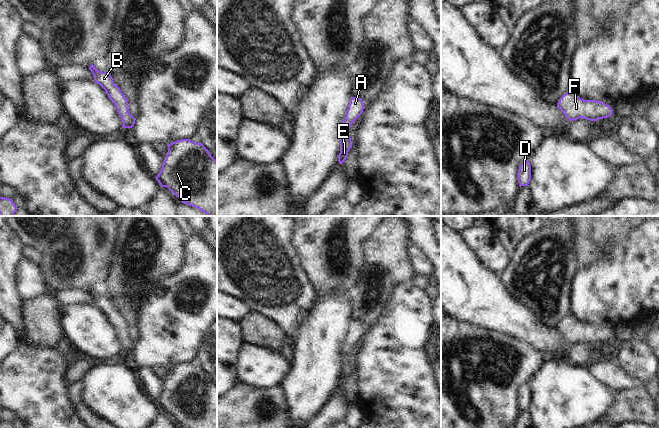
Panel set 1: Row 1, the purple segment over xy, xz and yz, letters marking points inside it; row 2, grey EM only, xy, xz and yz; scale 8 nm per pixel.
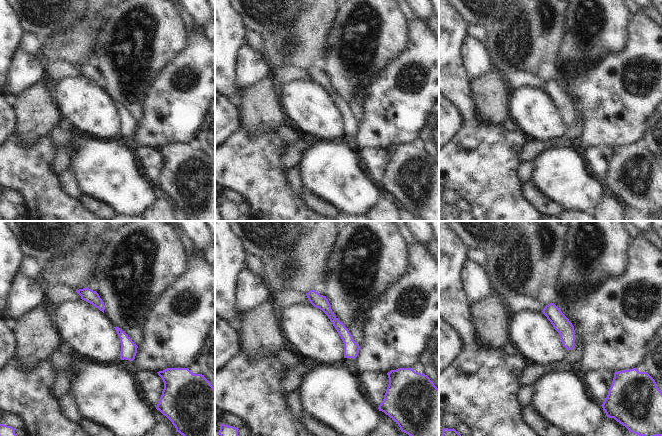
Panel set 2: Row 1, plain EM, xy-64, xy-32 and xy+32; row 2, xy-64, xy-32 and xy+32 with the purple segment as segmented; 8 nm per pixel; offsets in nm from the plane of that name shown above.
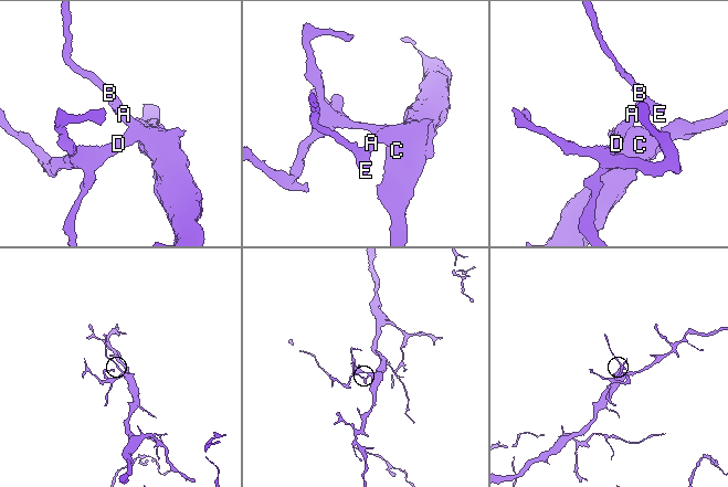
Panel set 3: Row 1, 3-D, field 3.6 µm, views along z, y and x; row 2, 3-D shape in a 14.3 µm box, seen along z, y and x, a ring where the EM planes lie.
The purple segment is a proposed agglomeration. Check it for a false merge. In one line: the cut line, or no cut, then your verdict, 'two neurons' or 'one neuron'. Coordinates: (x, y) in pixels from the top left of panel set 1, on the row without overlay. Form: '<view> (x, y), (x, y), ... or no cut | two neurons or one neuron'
no cut | one neuron

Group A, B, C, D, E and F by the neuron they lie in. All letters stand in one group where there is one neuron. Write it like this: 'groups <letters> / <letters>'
groups A B C D E F

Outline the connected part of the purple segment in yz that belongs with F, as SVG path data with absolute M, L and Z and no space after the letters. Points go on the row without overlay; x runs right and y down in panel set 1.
M571 312L559 323L557 331L570 345L579 342L597 345L598 343L608 342L613 337L609 329L596 324L581 323Z

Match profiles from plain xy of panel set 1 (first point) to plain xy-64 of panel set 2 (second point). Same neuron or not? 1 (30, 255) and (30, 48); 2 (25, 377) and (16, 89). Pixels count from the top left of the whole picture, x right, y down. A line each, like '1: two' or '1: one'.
1: one
2: two

